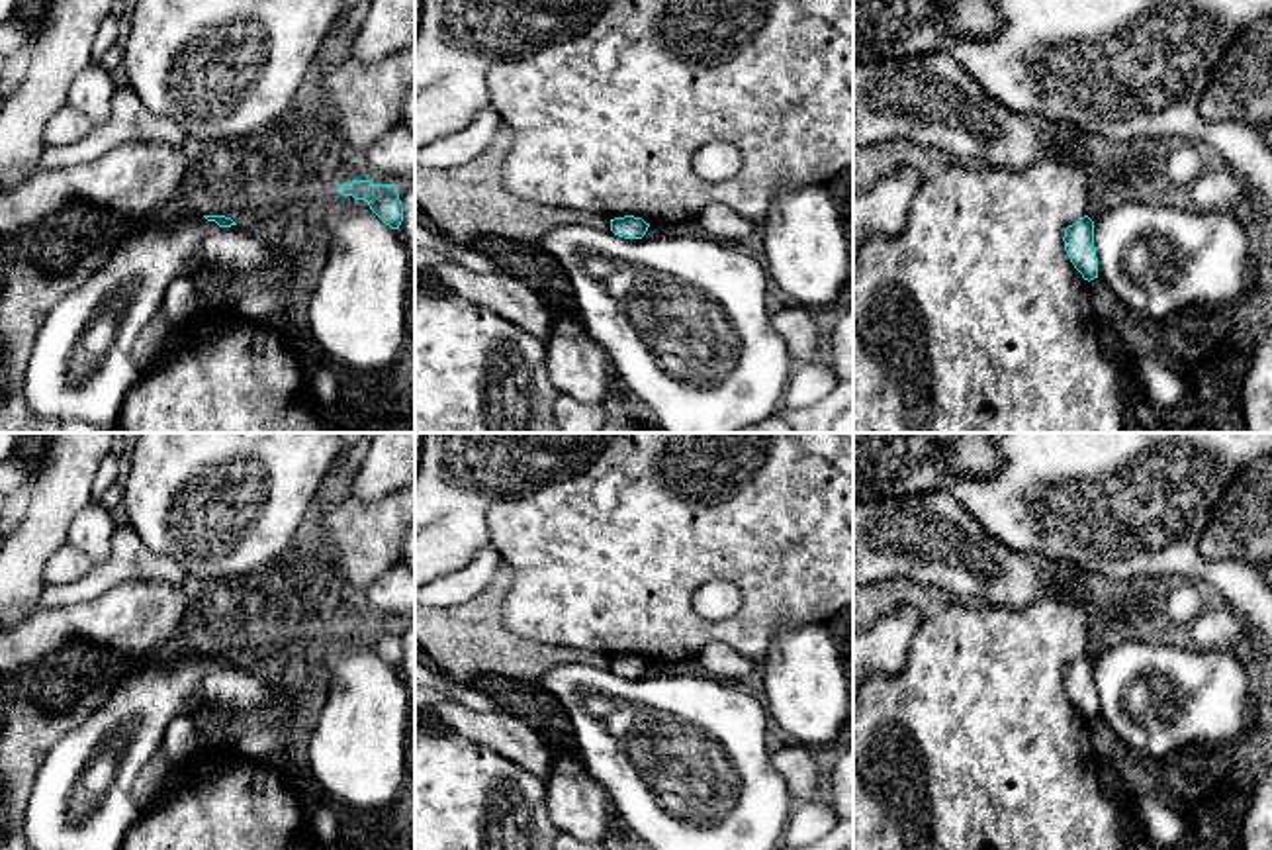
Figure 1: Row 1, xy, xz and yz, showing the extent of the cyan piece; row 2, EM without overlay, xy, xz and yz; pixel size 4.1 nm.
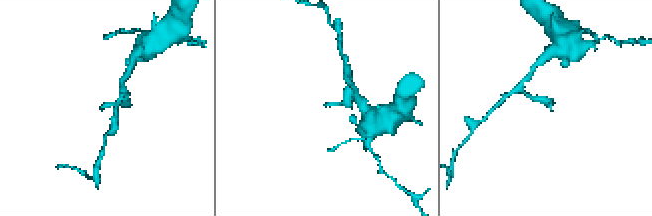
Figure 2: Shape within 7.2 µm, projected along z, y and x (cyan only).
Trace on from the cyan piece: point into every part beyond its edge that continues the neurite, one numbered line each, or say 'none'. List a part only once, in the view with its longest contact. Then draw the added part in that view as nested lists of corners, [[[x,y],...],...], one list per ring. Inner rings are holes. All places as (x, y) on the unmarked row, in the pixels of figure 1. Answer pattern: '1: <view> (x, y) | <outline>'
none

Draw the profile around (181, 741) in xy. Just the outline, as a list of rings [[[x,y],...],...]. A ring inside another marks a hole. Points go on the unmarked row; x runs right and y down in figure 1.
[[[178,715],[164,732],[164,750],[170,762],[184,762],[198,752],[198,734],[192,715]]]

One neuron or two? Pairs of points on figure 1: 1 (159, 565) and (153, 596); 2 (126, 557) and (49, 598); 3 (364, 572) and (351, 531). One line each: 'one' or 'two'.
1: two
2: one
3: one

